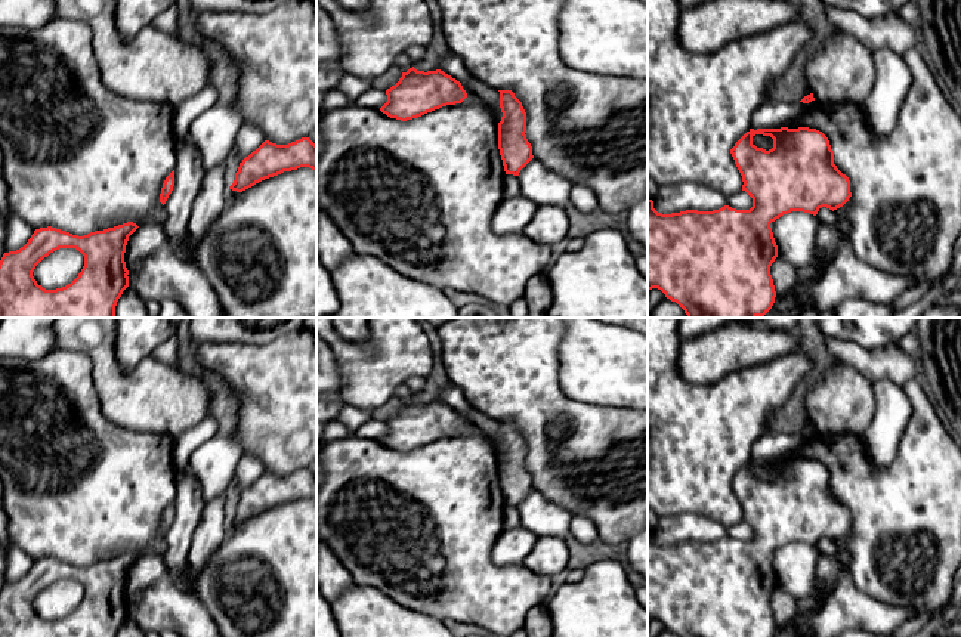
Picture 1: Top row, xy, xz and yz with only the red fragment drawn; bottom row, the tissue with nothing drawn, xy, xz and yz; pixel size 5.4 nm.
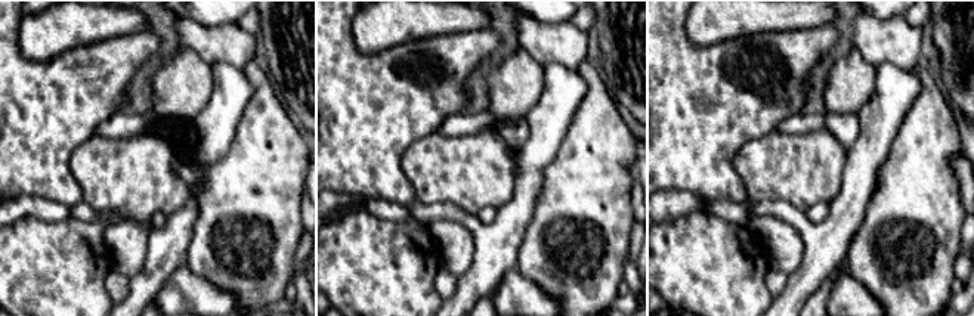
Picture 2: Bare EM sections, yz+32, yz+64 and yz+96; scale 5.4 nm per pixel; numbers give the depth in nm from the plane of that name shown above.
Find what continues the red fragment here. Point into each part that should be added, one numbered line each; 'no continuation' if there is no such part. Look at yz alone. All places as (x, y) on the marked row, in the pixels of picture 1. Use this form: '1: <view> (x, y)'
no continuation

